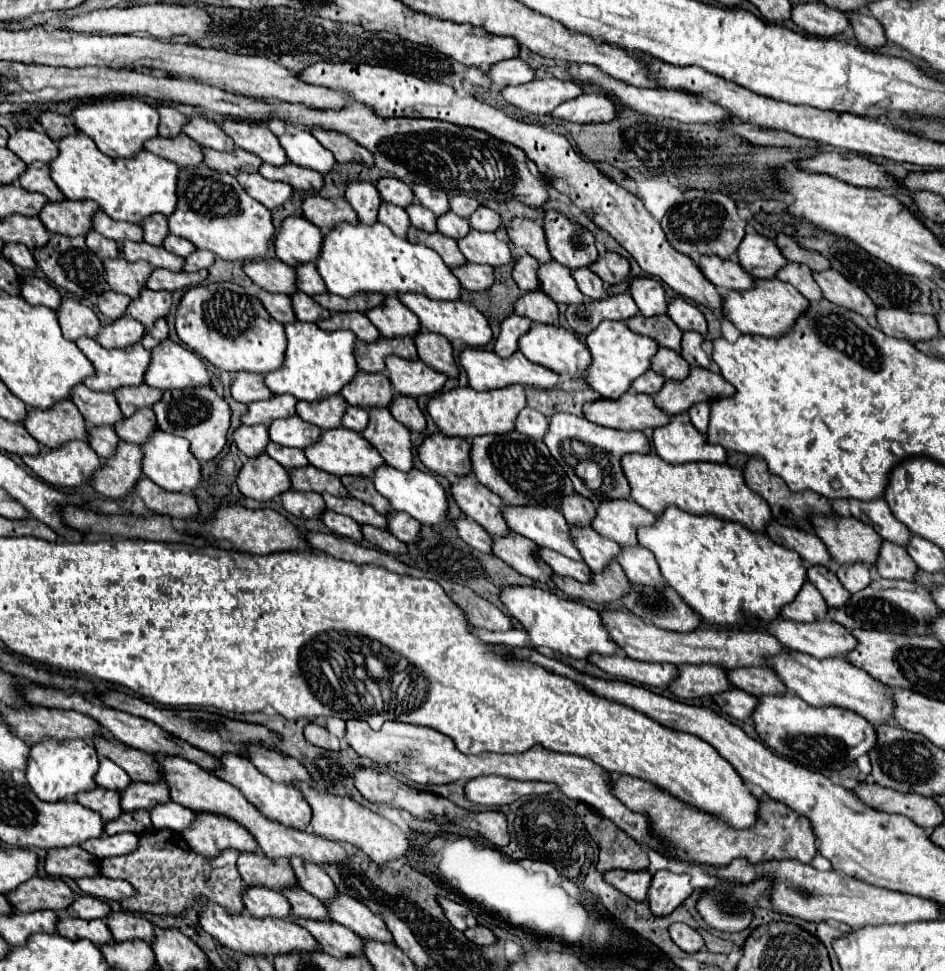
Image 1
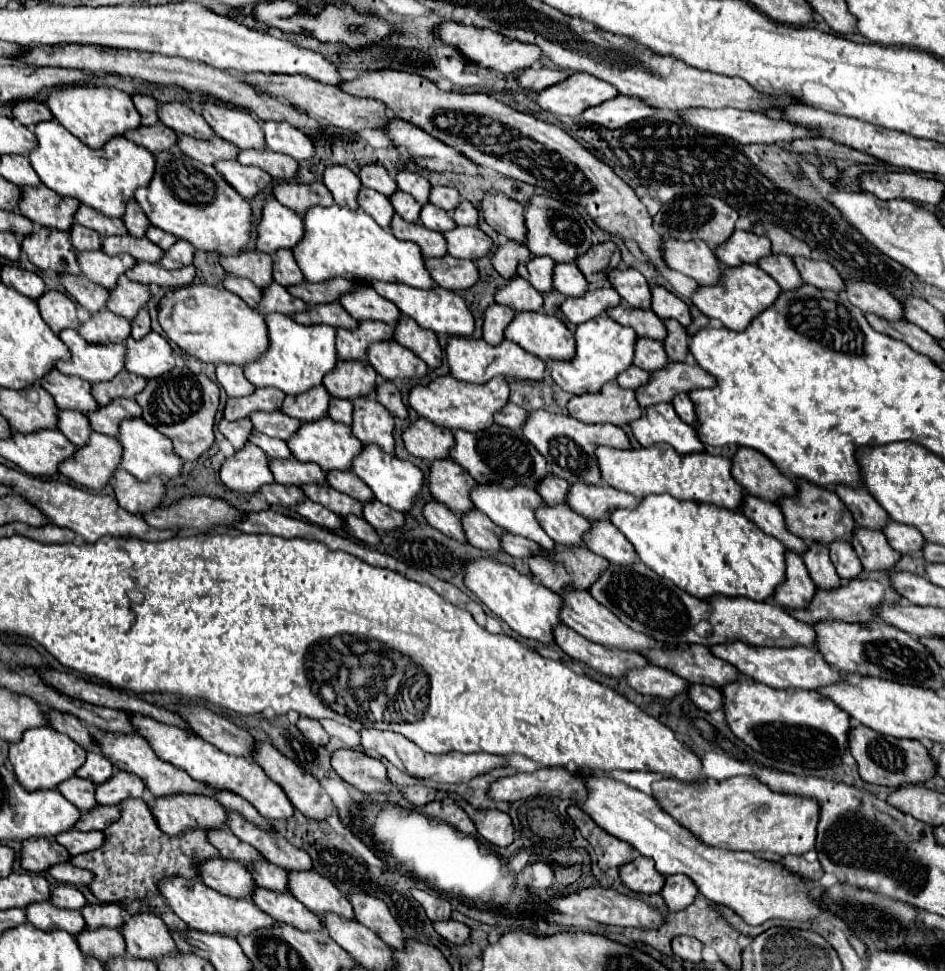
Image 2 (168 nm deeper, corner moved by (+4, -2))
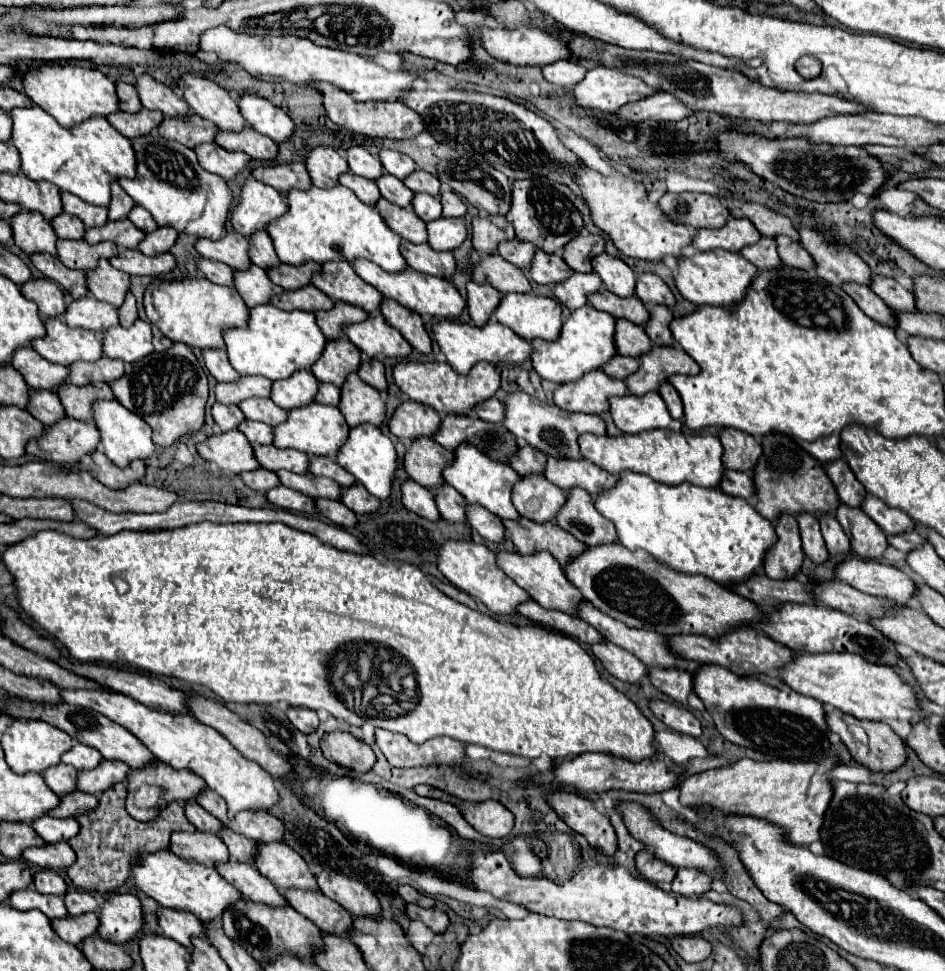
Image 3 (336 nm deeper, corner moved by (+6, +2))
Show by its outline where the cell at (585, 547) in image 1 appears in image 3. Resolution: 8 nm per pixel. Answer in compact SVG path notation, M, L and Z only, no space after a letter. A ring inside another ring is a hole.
M524 476L512 488L512 504L530 520L550 522L554 520L558 508L562 508L566 494L548 482L544 476Z

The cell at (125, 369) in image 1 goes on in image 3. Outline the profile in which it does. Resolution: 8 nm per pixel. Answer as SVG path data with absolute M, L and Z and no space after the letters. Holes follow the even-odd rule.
M44 318L46 334L32 340L32 348L54 364L70 366L78 360L96 362L102 356L102 340L86 328L70 328L60 318Z

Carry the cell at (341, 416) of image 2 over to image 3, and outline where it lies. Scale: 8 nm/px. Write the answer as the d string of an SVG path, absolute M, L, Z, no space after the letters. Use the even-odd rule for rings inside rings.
M324 382L318 384L318 392L316 392L316 396L314 396L314 402L338 406L338 400L340 400L340 388L338 388L338 386L334 386L334 384L324 384Z

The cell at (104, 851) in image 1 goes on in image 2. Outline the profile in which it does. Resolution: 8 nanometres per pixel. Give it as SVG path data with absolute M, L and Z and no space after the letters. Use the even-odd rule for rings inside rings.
M78 830L62 832L62 836L58 836L56 840L70 852L70 856L92 852L106 844L104 832L96 832L96 830L94 832L78 832Z

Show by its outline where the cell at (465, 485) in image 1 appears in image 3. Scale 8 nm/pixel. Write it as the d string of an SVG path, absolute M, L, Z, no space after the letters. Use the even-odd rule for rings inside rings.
M420 436L408 446L402 464L414 482L426 488L436 488L436 484L444 482L442 470L452 462L452 456L450 450L436 444L432 438Z

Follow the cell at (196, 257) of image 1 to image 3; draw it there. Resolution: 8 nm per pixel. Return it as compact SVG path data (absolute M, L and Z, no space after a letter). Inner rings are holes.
M158 226L156 230L148 232L144 236L144 240L140 242L138 250L146 256L152 256L152 254L160 254L160 252L168 252L174 242L178 238L178 232L174 228L168 228L168 226Z

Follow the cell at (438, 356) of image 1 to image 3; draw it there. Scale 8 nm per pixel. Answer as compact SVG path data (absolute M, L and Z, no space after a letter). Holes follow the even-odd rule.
M384 298L380 304L380 312L386 318L390 326L394 326L412 348L416 348L420 354L432 352L432 342L424 330L420 314L412 312L410 308L404 308L402 304L396 304L394 300Z

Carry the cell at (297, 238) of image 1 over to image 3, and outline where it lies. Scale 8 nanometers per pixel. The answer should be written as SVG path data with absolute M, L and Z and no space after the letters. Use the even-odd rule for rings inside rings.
M252 176L242 184L238 204L232 208L232 226L242 236L250 238L256 230L266 230L266 224L288 210L286 200L272 186L254 180Z

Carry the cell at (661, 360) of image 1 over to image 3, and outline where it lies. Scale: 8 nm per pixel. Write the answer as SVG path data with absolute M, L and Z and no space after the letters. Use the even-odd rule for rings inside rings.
M624 318L616 320L616 330L614 330L616 338L616 352L622 356L642 356L644 352L648 352L652 348L652 342L648 340L648 336L644 334L644 328L638 324L632 324Z

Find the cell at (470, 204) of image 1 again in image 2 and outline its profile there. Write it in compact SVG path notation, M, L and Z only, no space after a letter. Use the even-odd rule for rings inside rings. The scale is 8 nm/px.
M434 186L430 192L430 204L444 208L446 212L454 212L454 208L460 204L460 194L454 188Z

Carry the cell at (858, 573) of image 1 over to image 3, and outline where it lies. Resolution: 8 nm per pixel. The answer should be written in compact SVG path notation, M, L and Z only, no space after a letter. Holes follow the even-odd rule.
M828 512L828 514L822 514L818 520L820 520L820 528L822 528L822 536L826 540L828 552L830 554L848 554L850 552L850 540L844 534L836 516Z

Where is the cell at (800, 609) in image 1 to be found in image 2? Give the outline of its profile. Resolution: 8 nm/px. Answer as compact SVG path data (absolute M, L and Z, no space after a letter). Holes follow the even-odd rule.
M786 552L786 582L778 586L774 602L784 610L800 610L806 608L814 596L816 586L806 572L802 558L794 556L794 552Z

